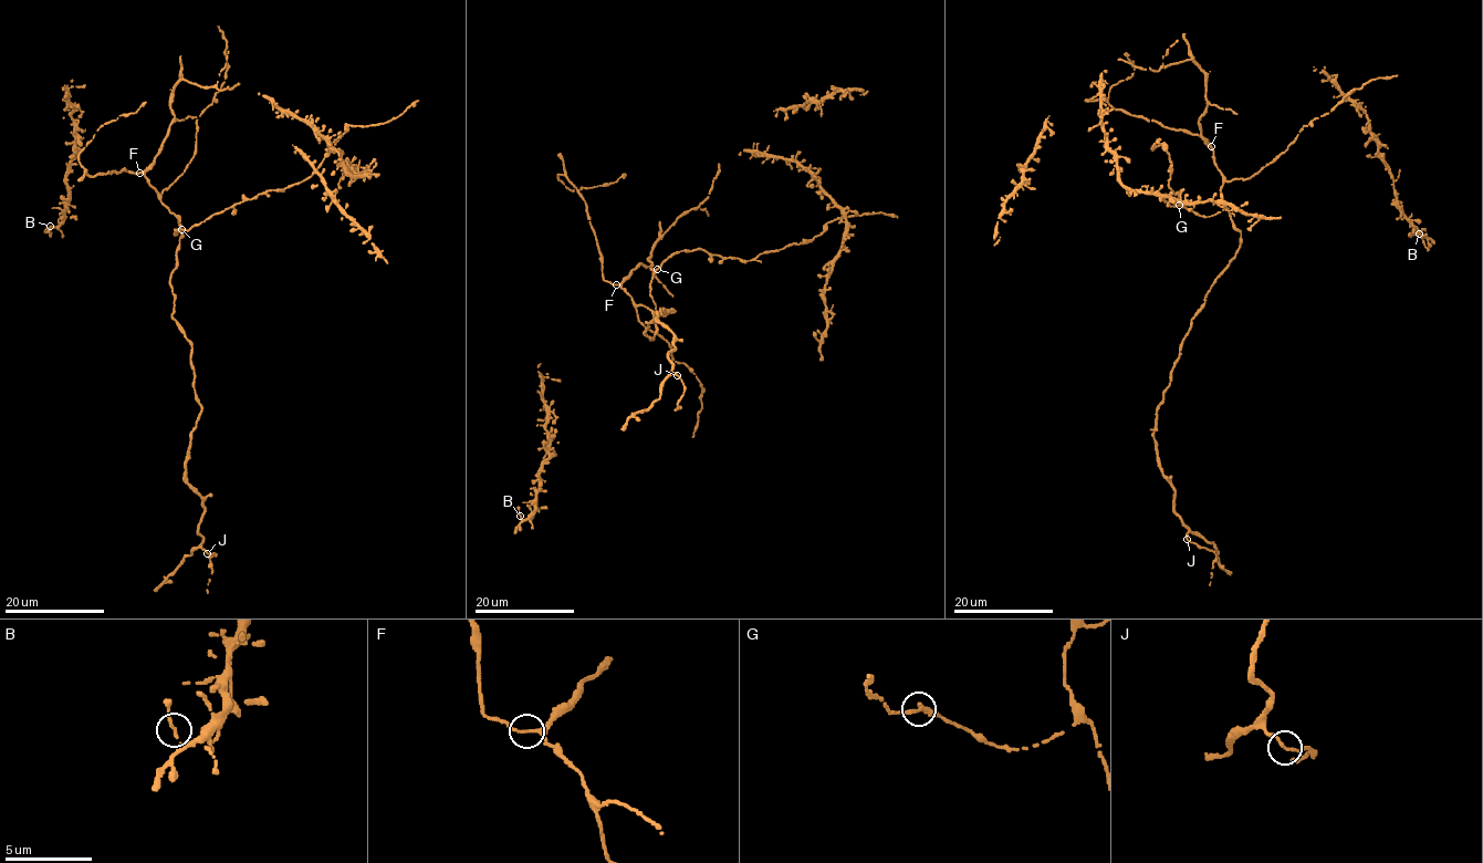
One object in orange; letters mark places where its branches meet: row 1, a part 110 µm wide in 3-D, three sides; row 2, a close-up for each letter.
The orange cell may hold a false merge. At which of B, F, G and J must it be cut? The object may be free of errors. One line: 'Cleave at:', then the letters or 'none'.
Cleave at: none

